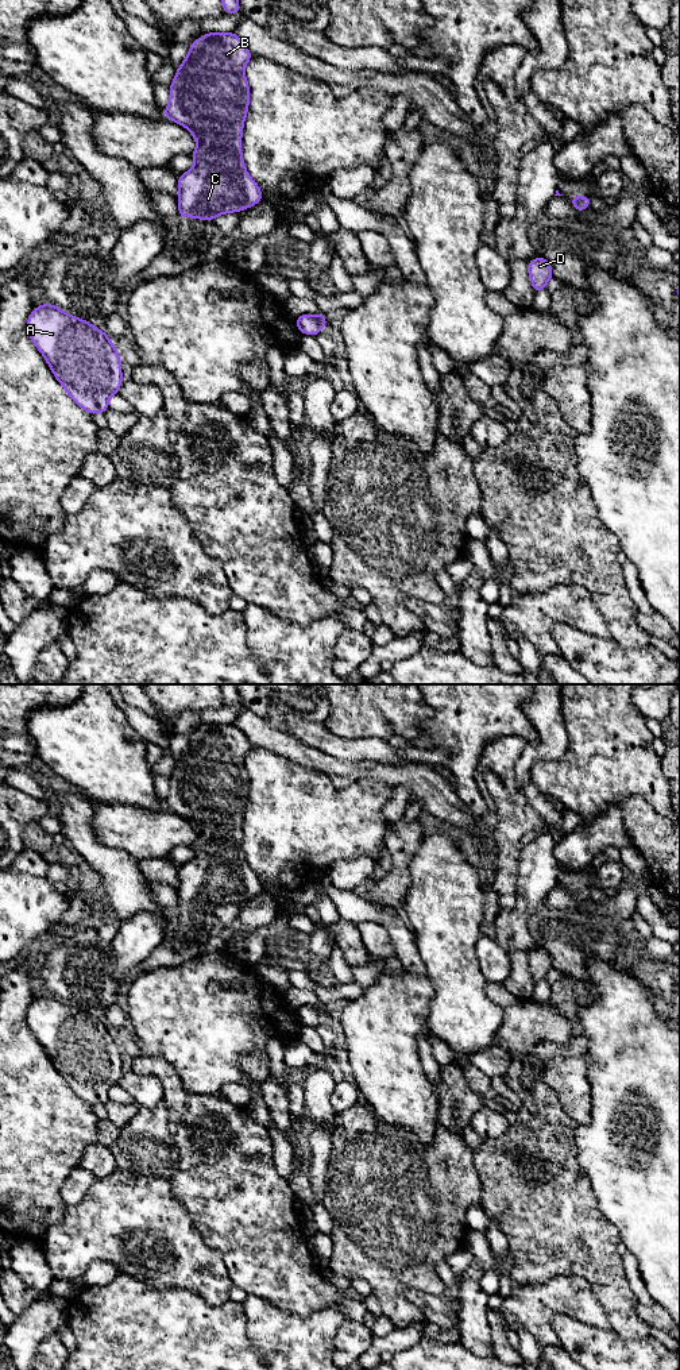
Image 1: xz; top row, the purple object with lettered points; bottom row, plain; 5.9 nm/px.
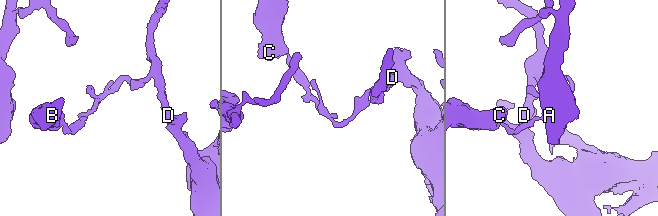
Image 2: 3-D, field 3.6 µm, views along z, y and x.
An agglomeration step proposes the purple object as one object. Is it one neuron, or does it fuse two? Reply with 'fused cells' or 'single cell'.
fused cells

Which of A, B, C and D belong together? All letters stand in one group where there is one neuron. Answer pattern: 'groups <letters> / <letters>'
groups A D / B C

